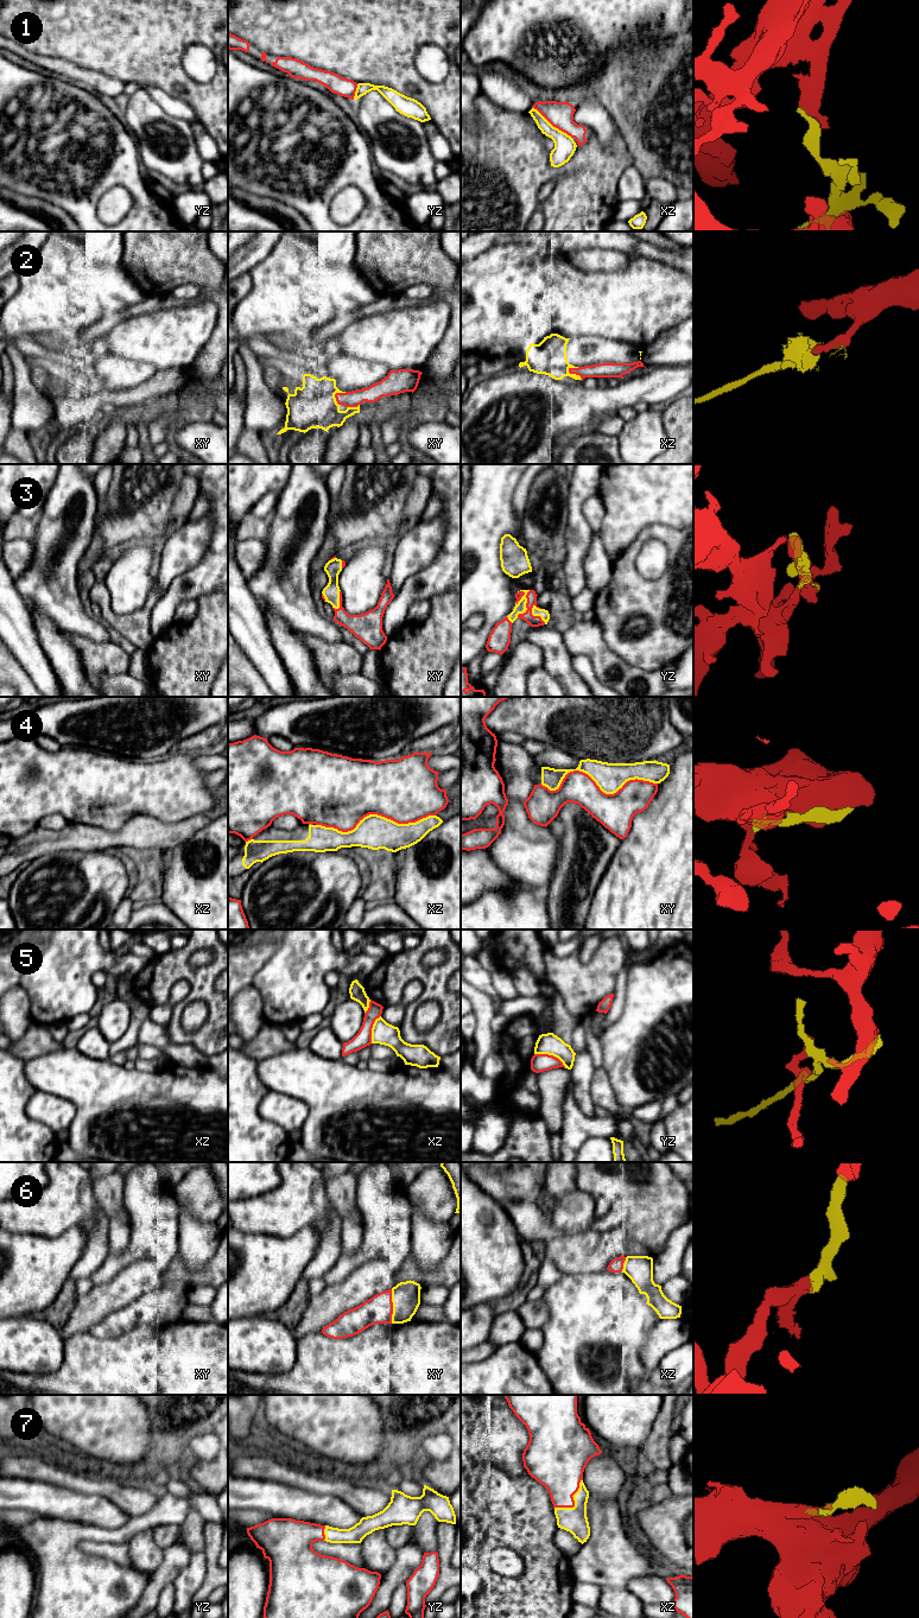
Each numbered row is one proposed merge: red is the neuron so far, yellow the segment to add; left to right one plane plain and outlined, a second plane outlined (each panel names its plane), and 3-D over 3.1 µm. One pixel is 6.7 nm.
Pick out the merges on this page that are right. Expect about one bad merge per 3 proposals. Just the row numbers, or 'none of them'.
2, 3, 6, 7

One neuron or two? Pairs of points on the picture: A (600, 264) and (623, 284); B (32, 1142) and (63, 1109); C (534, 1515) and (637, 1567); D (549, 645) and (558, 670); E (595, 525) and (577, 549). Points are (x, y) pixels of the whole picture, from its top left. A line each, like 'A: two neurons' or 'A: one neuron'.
A: two neurons
B: two neurons
C: two neurons
D: one neuron
E: two neurons

